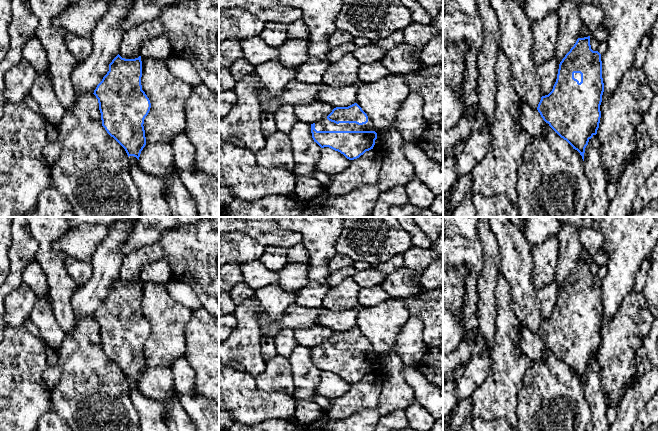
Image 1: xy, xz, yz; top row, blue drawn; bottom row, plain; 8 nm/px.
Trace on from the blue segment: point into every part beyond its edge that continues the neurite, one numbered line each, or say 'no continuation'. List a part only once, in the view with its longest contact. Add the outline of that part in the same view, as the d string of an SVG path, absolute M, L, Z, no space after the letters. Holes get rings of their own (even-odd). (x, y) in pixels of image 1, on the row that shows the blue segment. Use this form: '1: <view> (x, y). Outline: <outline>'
1: xz (324, 124). Outline: M327 116L315 123L317 131L377 131L375 130L372 120L368 117L368 122L363 125L356 123L339 123L336 124L327 119Z

